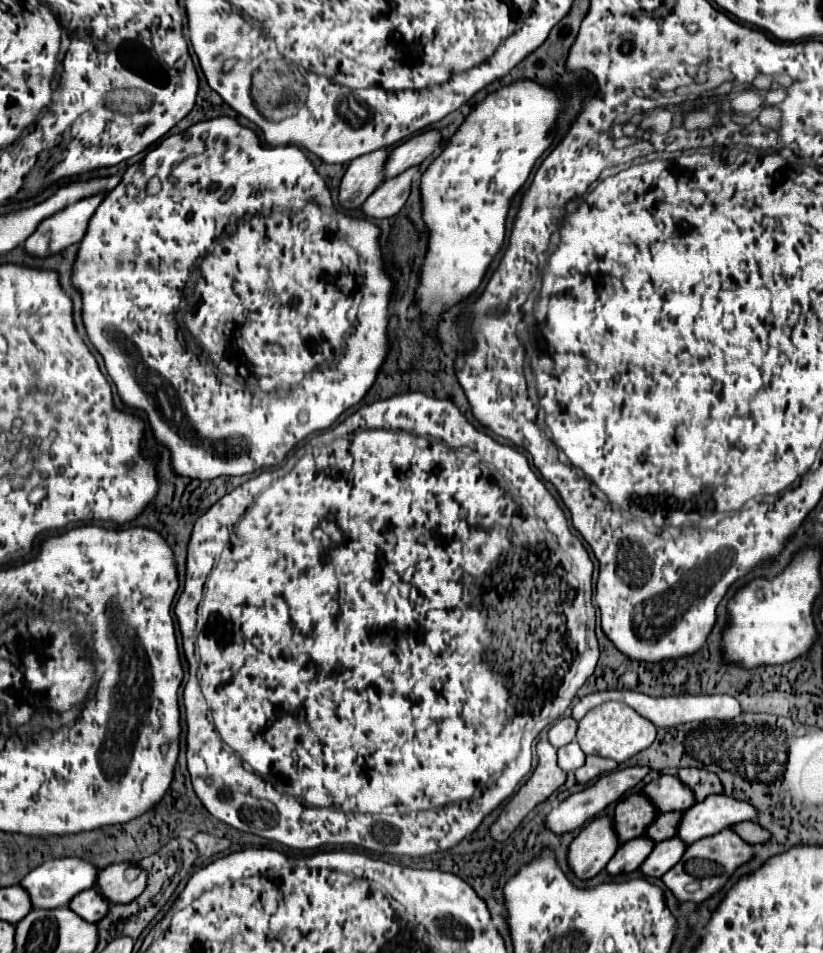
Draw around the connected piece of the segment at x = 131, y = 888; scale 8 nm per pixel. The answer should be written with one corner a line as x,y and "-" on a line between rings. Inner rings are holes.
115,863
107,869
99,871
97,887
105,899
111,903
129,903
139,897
139,893
147,887
147,873
141,873
137,879
127,881
125,869
129,863

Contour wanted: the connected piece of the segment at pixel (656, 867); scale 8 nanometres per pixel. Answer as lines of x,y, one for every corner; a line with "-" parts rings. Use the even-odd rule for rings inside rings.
671,837
669,841
655,843
655,849
641,865
641,873
649,877
663,877
685,853
687,845
679,837

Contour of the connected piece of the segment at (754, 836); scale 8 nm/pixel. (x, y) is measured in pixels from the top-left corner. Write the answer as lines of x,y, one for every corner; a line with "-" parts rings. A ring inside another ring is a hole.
745,821
745,823
739,823
739,825
733,825
733,831
737,831
737,835
745,841
749,841
751,845
757,845
757,843
767,843
771,839
771,833
767,829
763,829
759,823
755,821

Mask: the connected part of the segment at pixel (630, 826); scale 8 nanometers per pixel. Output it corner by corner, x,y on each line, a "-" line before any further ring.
643,793
629,795
627,799
619,801
615,807
615,829
619,841
625,843
629,839
641,837
645,829
657,819
657,815
659,811

